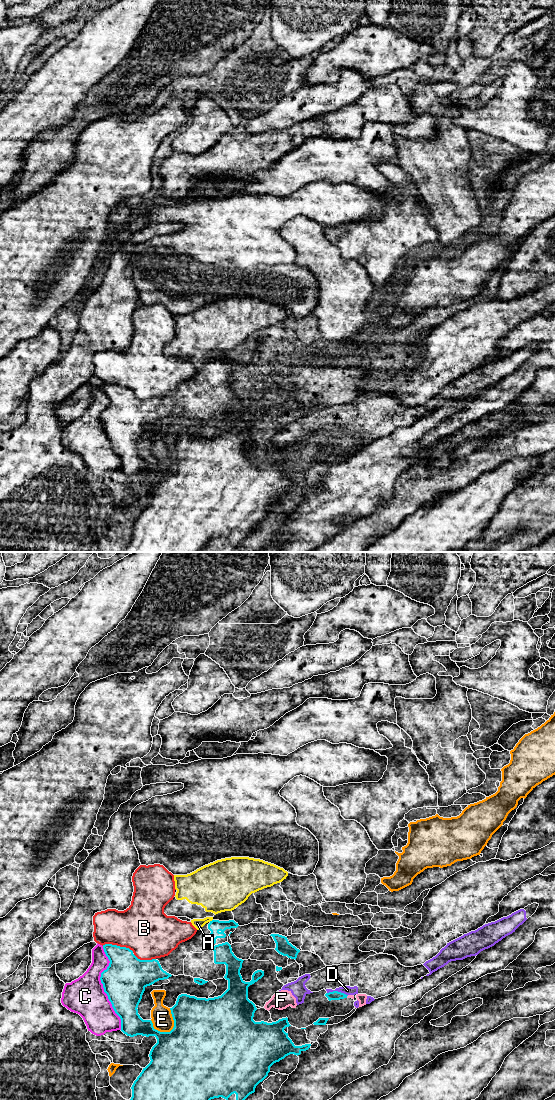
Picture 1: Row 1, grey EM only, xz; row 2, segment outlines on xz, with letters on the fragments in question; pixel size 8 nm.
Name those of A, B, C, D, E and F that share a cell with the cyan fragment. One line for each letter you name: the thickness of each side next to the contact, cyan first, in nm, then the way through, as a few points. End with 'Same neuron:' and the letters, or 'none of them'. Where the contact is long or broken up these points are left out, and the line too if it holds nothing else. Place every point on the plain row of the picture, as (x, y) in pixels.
Same neuron: none of them

